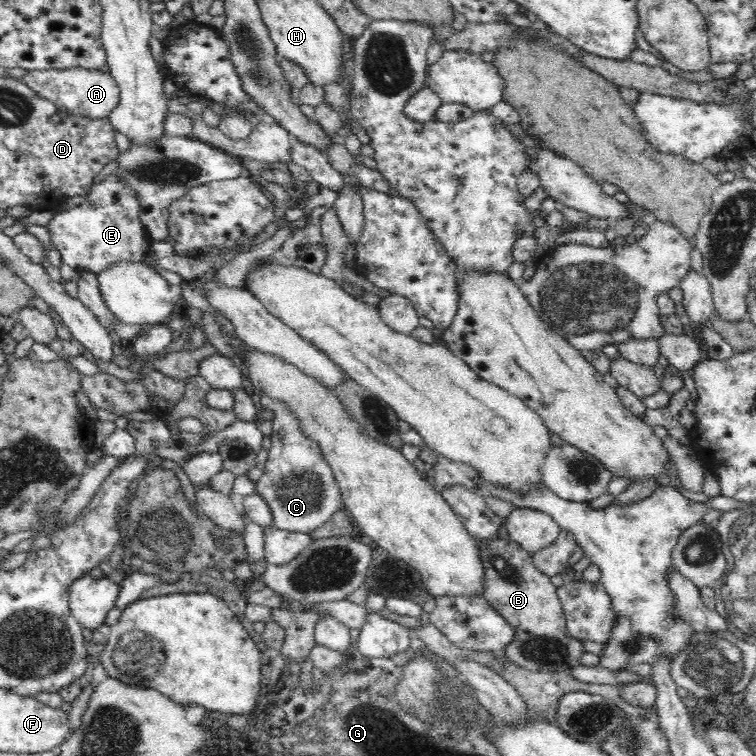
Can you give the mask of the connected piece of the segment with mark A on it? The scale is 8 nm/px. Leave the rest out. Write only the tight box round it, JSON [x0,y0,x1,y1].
[23,67,120,120]

